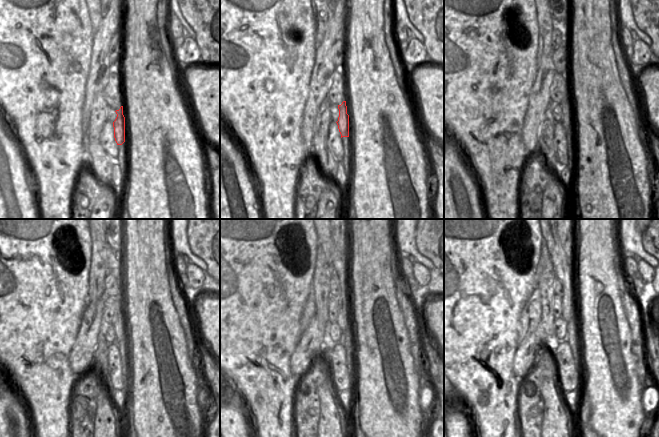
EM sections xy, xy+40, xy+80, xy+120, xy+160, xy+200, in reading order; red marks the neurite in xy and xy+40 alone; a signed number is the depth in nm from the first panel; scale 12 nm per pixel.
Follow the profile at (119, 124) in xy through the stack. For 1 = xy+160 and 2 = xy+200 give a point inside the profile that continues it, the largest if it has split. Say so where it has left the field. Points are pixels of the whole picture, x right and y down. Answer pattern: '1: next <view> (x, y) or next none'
1: next xy+160 (340, 268)
2: next xy+200 (561, 267)

